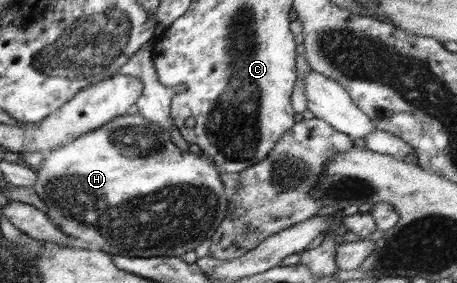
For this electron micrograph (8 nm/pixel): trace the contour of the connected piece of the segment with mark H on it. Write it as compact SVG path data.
M138 113L133 115L120 115L110 120L99 130L81 135L77 140L66 142L61 147L44 153L44 161L37 169L37 180L33 188L37 196L44 201L47 208L47 216L65 234L76 240L80 245L97 248L110 255L133 256L151 258L157 256L178 256L181 257L189 250L195 250L205 240L211 239L220 222L227 216L228 199L225 194L225 186L219 175L220 167L205 157L205 153L193 154L181 142L175 142L170 134L167 134L161 126L149 122Z

